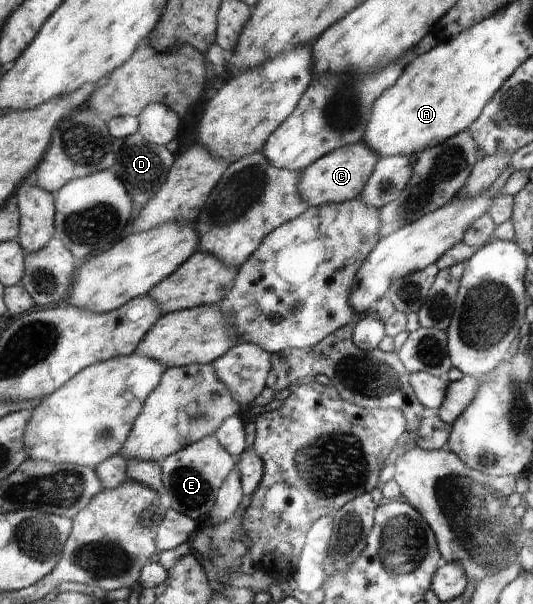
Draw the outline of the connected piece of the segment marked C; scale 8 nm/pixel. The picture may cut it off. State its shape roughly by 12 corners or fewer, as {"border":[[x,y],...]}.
{"border":[[365,140],[302,172],[309,207],[358,198],[381,156]]}

